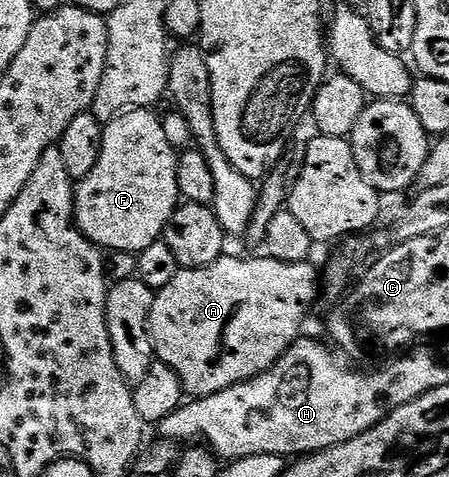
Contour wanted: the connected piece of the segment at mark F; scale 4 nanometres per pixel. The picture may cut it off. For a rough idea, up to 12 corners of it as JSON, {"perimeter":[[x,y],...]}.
{"perimeter":[[162,117],[103,127],[75,225],[138,256],[181,205]]}

